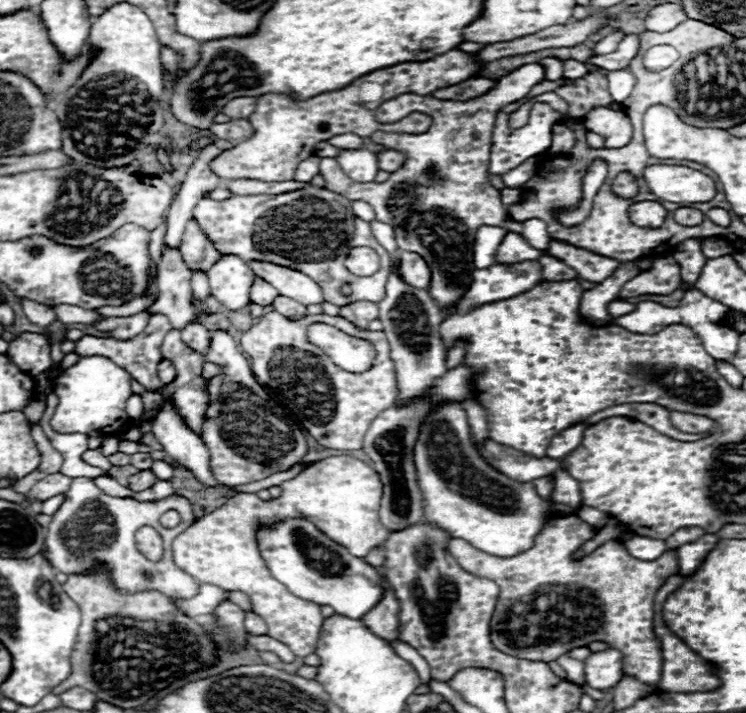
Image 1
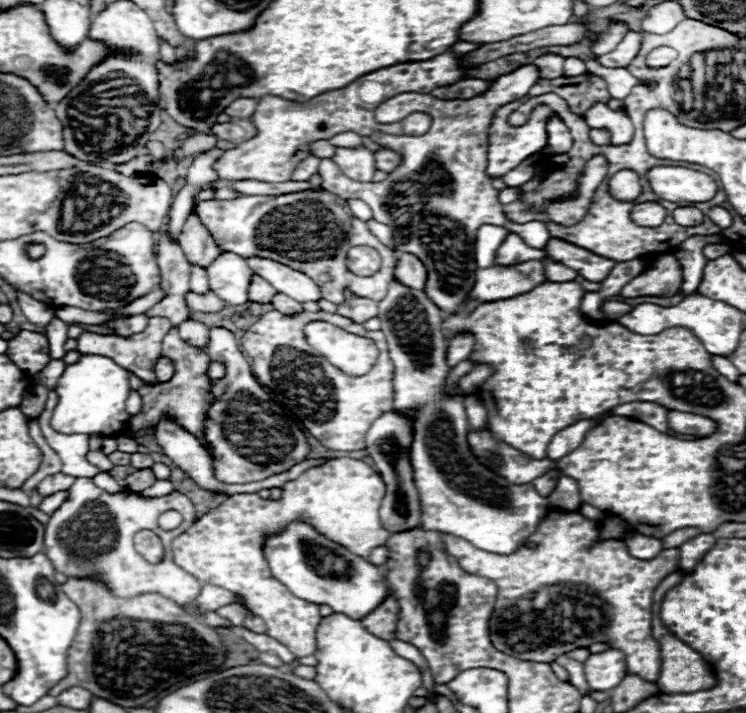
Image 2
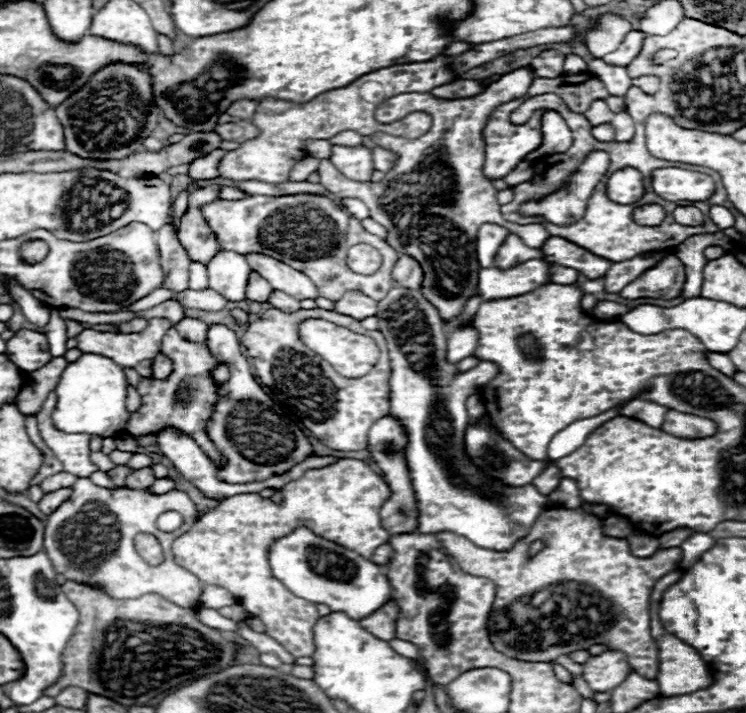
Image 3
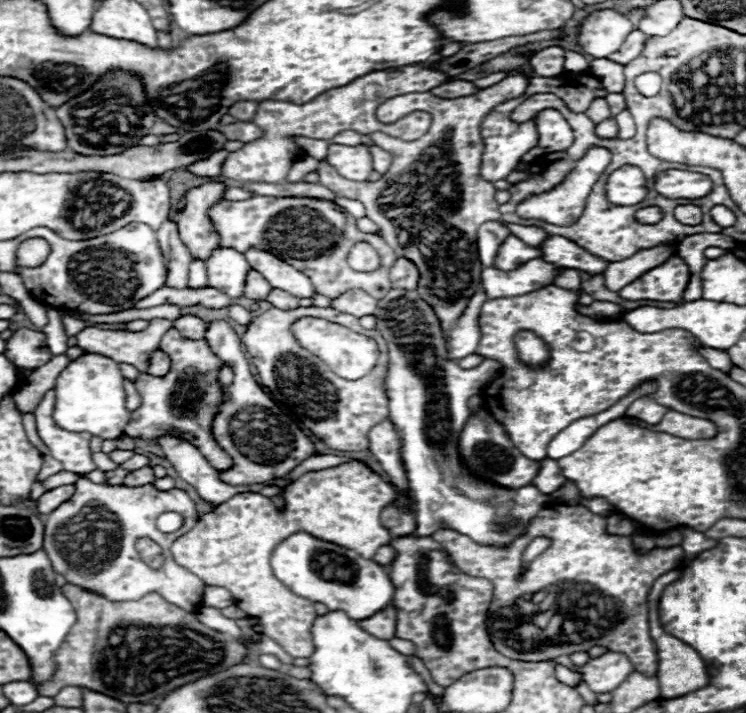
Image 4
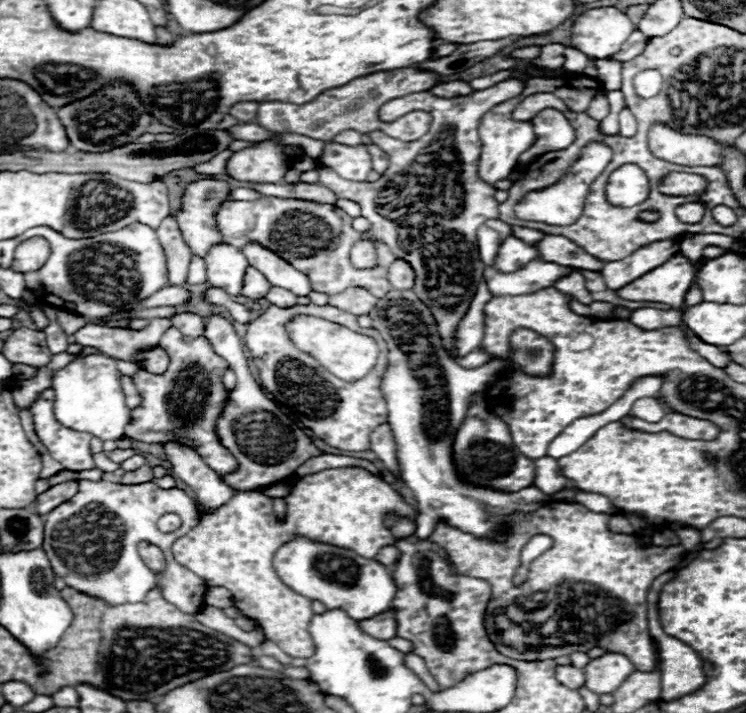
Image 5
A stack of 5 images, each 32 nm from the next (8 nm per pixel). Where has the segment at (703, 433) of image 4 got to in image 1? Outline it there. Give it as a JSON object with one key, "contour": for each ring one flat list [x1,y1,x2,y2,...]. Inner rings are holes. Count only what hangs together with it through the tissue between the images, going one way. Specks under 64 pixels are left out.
{"contour":[[672,412,670,420,676,428,682,432,710,432,714,428,714,420,700,416,700,414,688,414,688,412]]}

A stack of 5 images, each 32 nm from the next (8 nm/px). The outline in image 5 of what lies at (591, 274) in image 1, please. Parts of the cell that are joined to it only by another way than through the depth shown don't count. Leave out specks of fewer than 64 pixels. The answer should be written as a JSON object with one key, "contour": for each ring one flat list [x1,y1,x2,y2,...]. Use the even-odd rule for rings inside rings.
{"contour":[[546,234,544,240,534,248,540,252,540,258,544,262,554,262,560,266,570,266,570,268,588,270,588,272,600,272,604,266,602,260,596,260,594,256,590,256,572,240,564,240,564,236]]}

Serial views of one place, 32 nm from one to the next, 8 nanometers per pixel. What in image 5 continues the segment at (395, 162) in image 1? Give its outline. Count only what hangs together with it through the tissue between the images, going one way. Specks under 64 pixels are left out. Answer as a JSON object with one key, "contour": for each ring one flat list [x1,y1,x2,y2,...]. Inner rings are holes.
{"contour":[[368,144,368,152,370,152,370,156,372,156,372,168,374,168,376,172,384,174,386,168,388,168,390,156,388,156,382,148,378,148,378,146,374,146,374,144]]}

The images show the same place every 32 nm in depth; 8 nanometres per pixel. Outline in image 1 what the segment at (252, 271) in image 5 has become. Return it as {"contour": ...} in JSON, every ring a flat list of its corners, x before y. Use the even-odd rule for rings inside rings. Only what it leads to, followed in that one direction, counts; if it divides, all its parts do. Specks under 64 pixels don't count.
{"contour":[[256,276,254,284,252,284,250,300,252,300,254,304,260,304,260,306,270,306,270,304,276,300,276,296,278,296,276,288,272,288,268,282,264,282,264,280,260,280,260,278]]}

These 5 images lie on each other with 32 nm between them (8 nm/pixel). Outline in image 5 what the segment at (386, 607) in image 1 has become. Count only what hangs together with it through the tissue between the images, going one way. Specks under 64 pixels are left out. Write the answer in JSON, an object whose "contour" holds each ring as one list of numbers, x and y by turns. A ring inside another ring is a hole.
{"contour":[[388,610,388,612,382,612,374,618,362,620,360,628,378,640,390,640,396,636,396,612]]}

